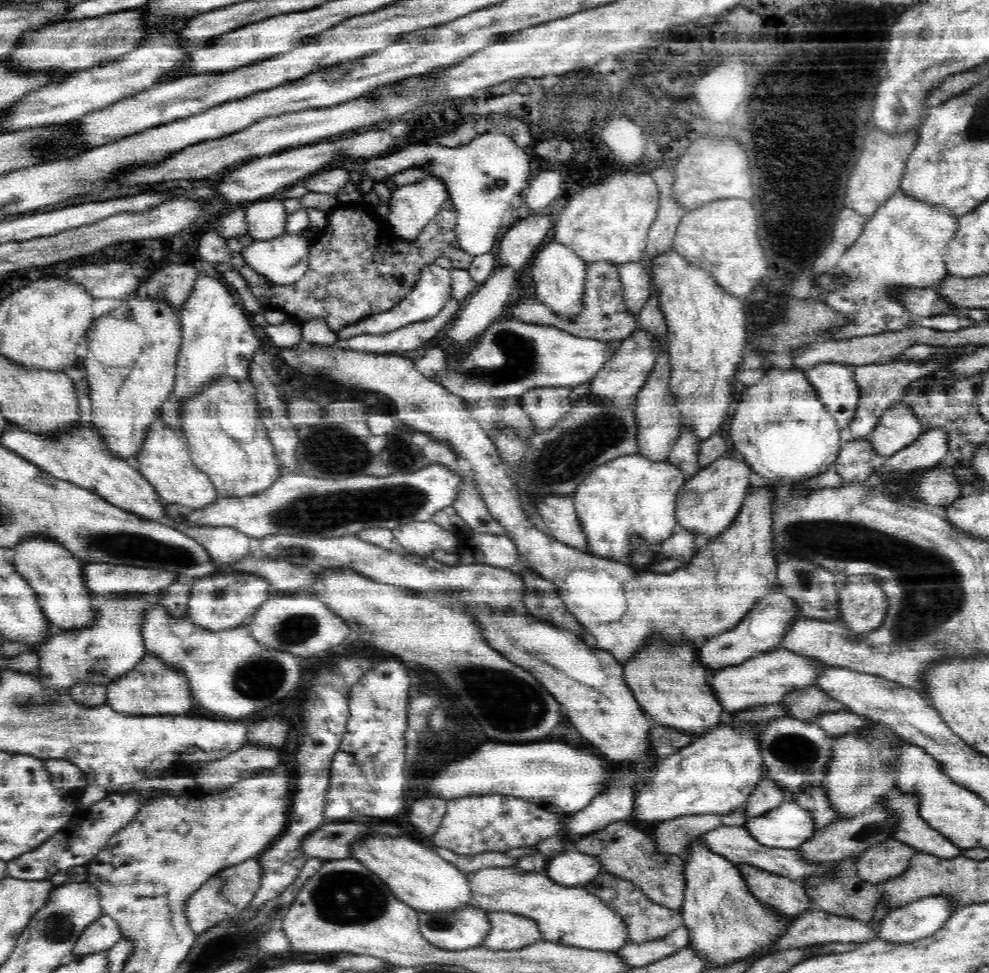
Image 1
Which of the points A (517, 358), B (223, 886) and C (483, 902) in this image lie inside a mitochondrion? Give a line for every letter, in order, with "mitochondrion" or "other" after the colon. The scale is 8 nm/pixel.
A: mitochondrion
B: mitochondrion
C: other

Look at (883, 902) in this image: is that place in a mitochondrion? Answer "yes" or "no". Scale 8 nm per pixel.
no

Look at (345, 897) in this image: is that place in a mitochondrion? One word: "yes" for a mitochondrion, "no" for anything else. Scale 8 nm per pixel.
yes

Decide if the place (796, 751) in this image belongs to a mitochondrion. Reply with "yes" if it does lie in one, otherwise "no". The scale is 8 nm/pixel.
yes

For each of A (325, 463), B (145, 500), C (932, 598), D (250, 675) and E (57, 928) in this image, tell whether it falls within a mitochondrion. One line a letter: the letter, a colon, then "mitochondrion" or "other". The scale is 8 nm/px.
A: mitochondrion
B: other
C: mitochondrion
D: mitochondrion
E: mitochondrion

